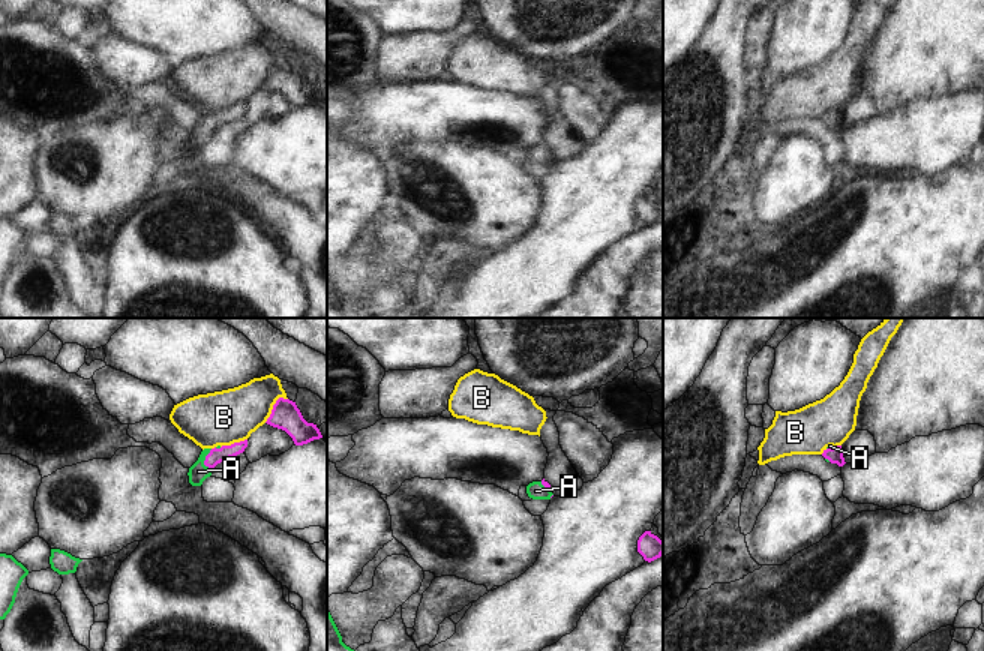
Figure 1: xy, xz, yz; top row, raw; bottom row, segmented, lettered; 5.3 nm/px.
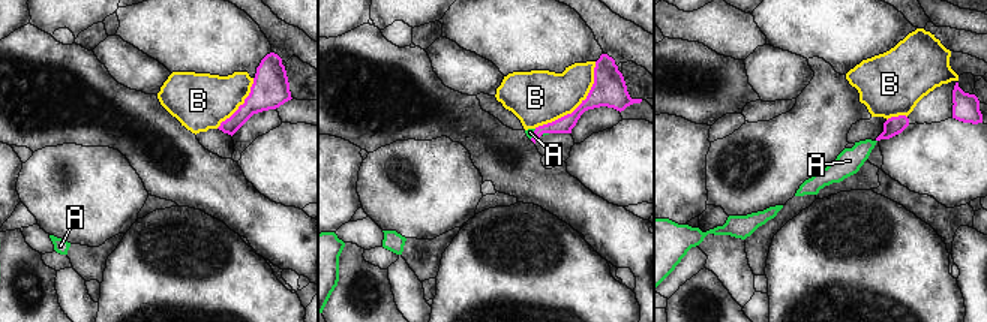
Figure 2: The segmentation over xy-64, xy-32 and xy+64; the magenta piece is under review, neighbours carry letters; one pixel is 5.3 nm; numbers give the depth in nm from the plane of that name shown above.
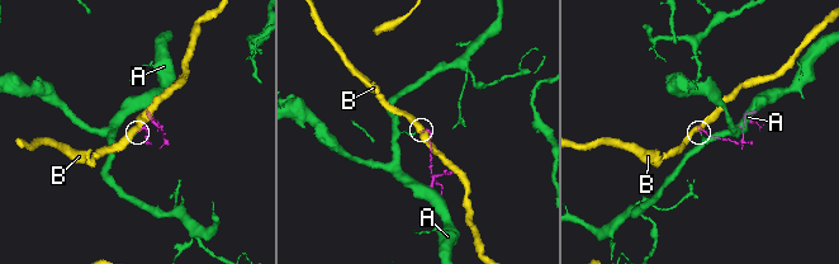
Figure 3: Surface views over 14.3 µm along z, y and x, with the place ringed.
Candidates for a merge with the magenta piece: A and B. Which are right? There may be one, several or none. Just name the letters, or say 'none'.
A

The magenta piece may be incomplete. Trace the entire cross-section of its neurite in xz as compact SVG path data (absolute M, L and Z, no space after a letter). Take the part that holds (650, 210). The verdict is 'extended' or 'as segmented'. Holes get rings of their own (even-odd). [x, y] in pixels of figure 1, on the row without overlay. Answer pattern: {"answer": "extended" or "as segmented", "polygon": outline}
{"answer": "as segmented", "polygon": "M645 195L638 204L638 216L651 226L663 219L663 206L651 195Z"}

